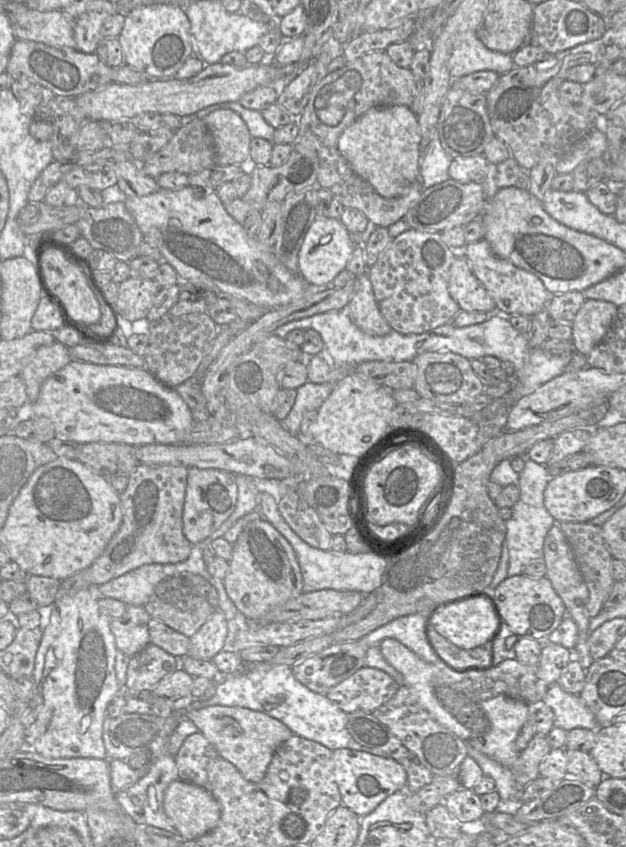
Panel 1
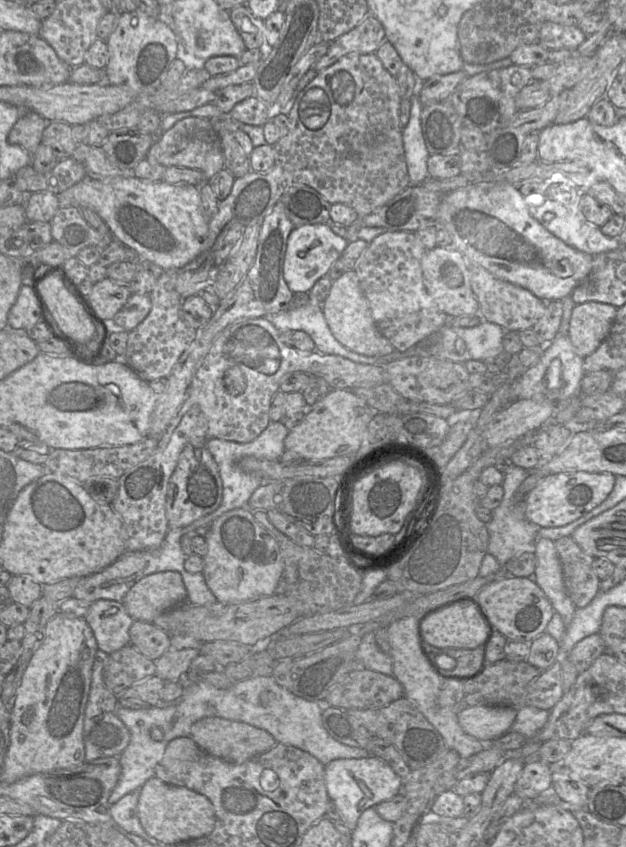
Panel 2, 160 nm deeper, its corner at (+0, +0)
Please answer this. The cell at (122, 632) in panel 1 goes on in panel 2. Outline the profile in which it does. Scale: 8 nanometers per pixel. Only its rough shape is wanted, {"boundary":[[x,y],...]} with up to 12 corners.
{"boundary":[[93,601],[84,618],[100,651],[130,644],[121,601]]}

